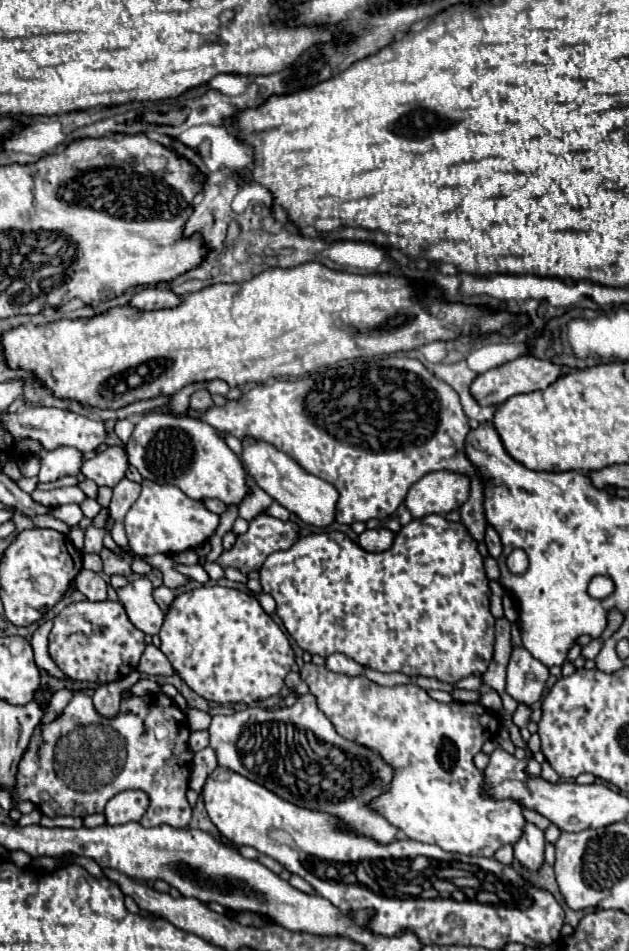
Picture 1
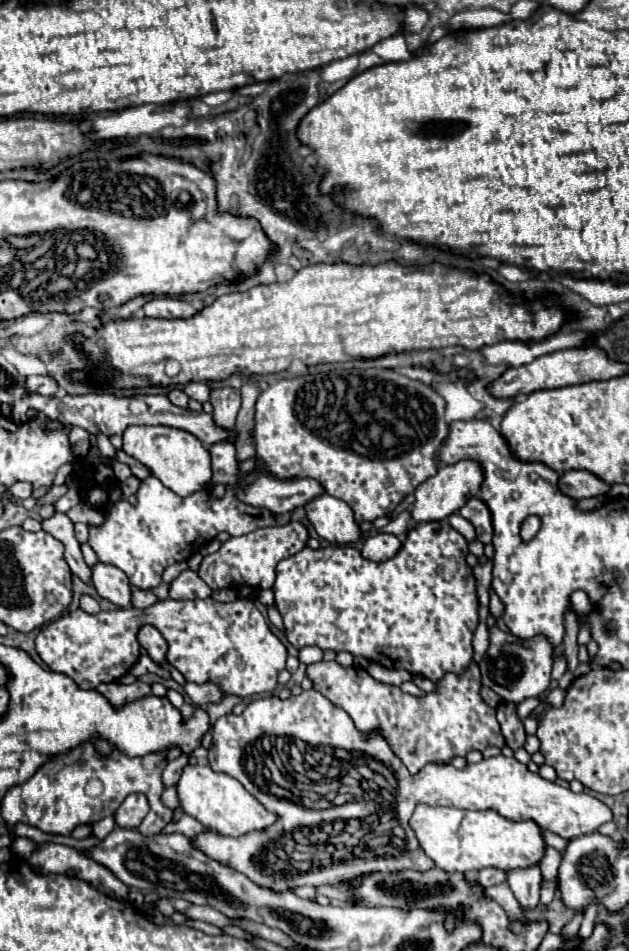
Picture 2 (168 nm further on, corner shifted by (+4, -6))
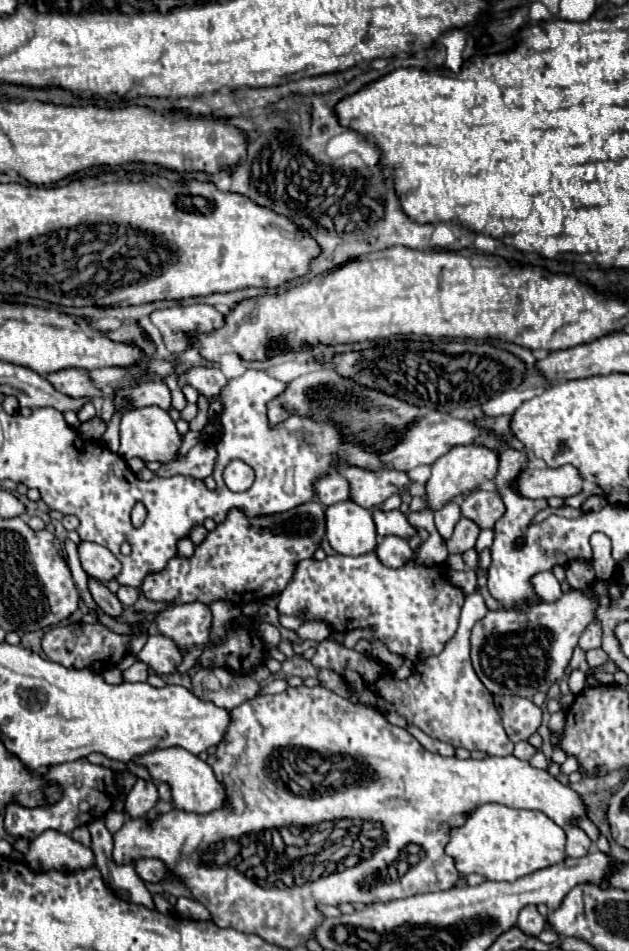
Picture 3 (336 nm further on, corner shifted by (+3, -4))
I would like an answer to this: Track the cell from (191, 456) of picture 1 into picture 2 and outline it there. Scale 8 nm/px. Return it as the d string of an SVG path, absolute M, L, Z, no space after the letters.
M129 426L123 434L123 450L147 466L151 474L163 482L163 486L179 496L191 496L195 492L209 490L211 486L211 454L199 438L187 434L185 430L175 430L169 426Z

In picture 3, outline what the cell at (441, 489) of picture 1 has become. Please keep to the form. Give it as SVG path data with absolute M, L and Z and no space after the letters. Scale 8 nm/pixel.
M466 444L466 446L450 448L444 456L440 456L440 460L436 460L432 464L432 476L426 482L428 506L432 510L442 508L446 502L454 500L462 492L476 490L482 484L494 480L496 472L498 472L498 452L496 450L492 450L488 446L482 446L482 444Z

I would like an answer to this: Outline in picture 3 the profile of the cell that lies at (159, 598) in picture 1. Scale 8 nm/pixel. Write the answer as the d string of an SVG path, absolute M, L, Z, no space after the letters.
M120 586L118 592L116 592L116 596L118 596L118 600L124 606L132 606L138 600L138 590L136 588L130 588L130 586Z

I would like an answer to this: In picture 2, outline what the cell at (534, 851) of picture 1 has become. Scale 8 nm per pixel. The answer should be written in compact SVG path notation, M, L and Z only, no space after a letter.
M529 866L527 870L511 870L507 874L507 882L519 900L521 906L525 908L535 908L539 904L539 890L541 890L541 870L539 866Z

